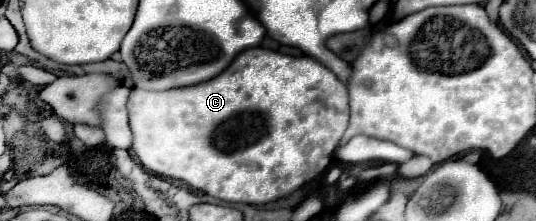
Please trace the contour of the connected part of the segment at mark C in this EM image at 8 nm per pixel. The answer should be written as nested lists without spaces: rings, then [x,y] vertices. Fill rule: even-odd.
[[[263,47],[241,51],[221,75],[205,83],[169,91],[145,91],[133,87],[127,109],[129,127],[133,131],[131,149],[147,171],[161,177],[181,179],[191,189],[203,191],[221,201],[249,205],[277,201],[319,177],[329,167],[333,151],[337,149],[349,123],[347,87],[333,71],[313,57],[291,57]],[[221,123],[237,123],[235,143],[239,147],[227,149],[213,141]]]

